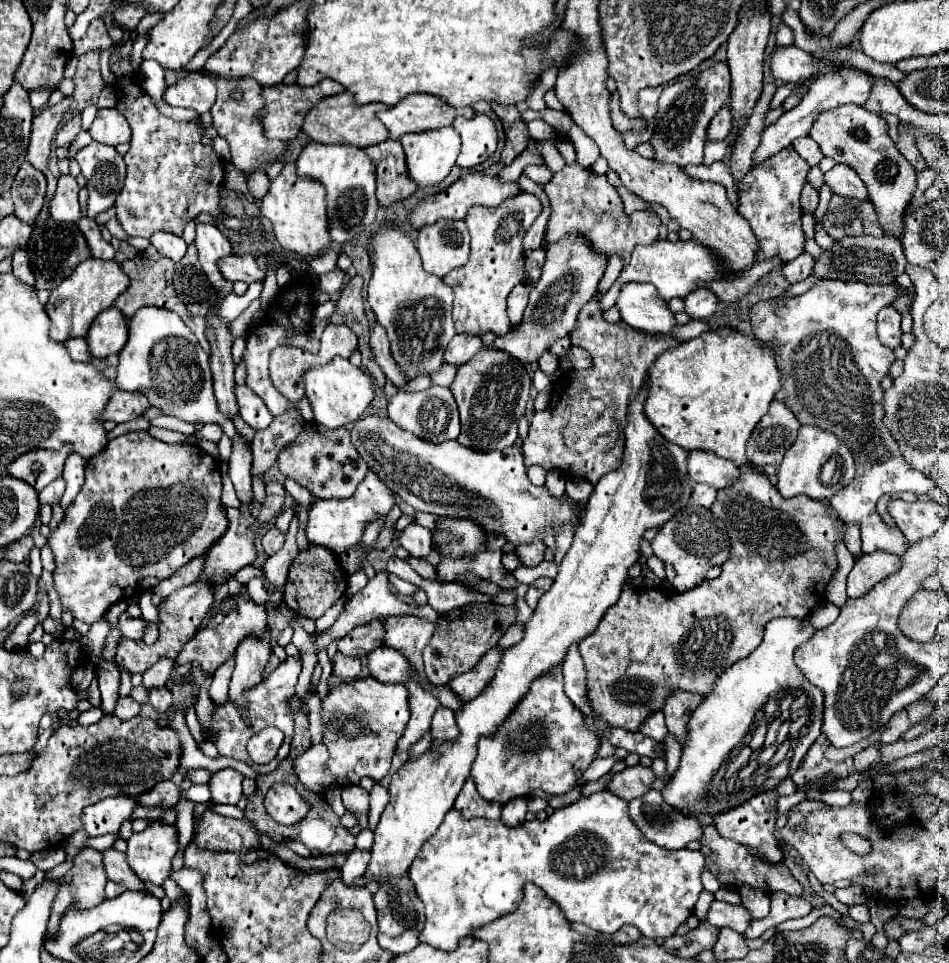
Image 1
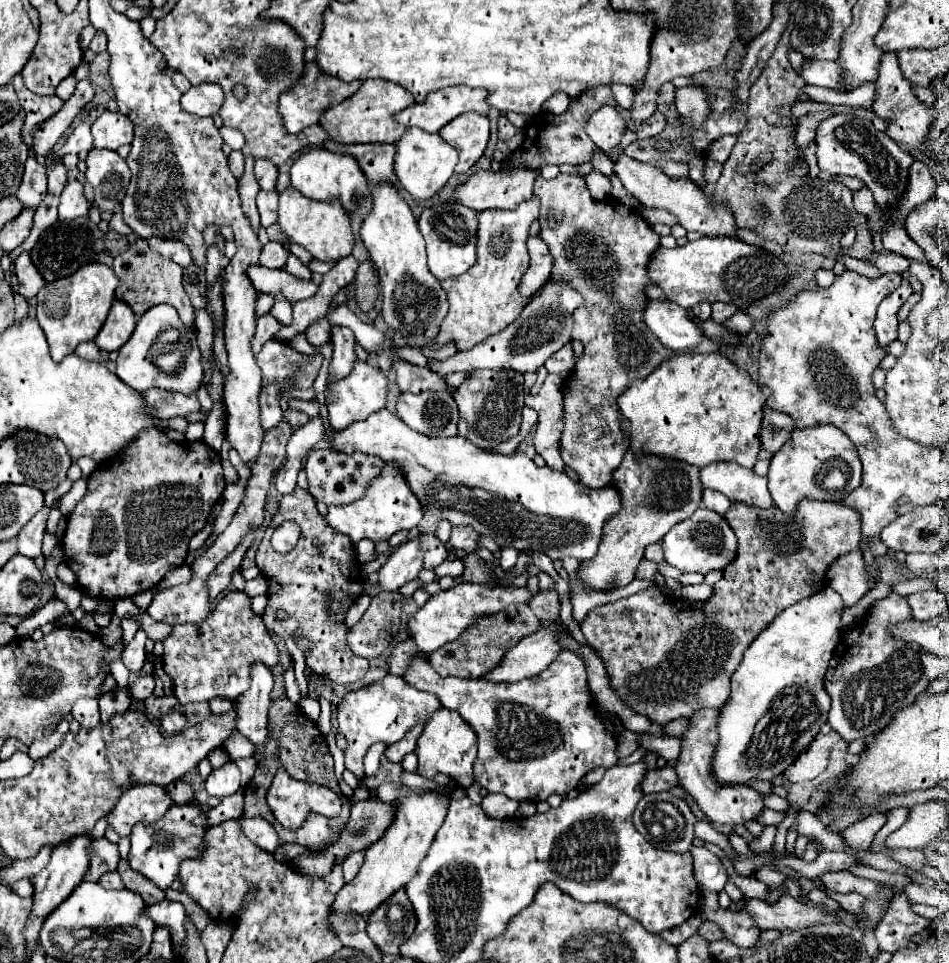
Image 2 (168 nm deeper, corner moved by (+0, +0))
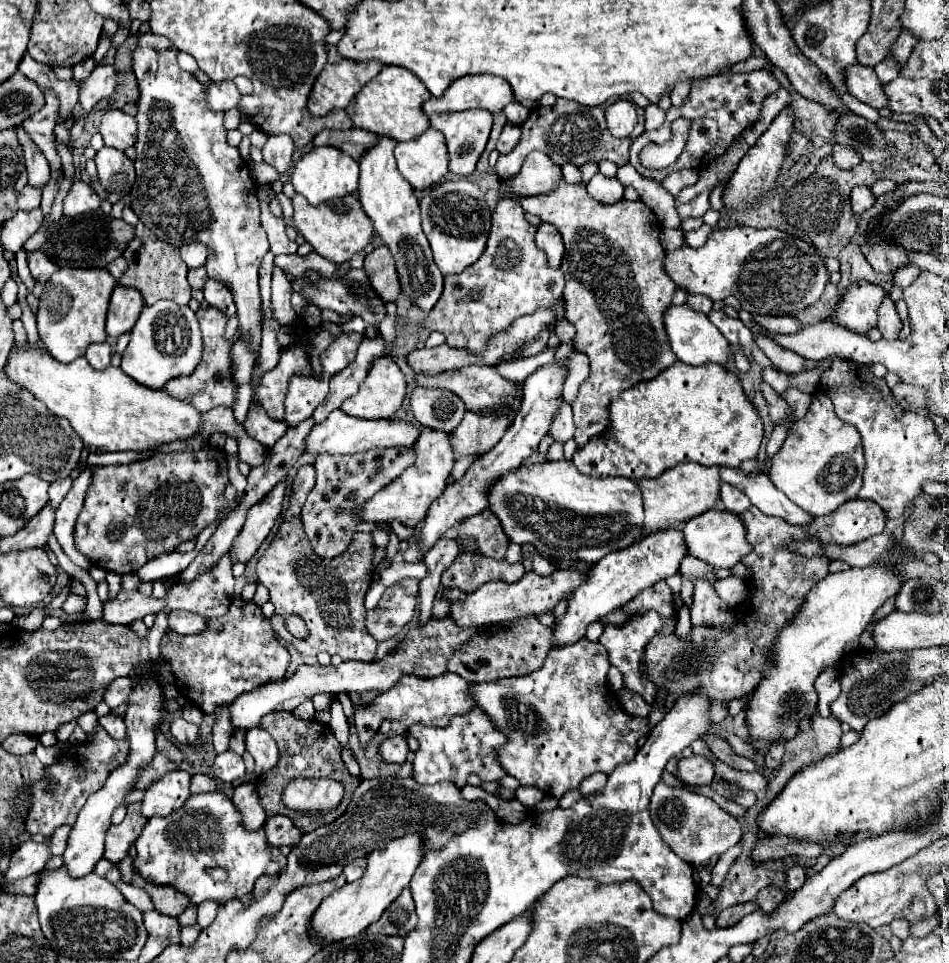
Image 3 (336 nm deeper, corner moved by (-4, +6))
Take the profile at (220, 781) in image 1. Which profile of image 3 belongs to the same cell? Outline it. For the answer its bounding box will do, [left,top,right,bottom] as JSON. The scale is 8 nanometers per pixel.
[214,751,246,783]

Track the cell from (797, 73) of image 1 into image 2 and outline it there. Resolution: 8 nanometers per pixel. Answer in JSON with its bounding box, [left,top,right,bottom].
[800,61,842,89]

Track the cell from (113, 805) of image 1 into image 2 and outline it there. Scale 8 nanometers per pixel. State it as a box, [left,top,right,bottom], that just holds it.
[110,785,172,837]

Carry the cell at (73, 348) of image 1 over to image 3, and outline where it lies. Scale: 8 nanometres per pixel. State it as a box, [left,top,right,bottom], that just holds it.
[86,343,110,369]

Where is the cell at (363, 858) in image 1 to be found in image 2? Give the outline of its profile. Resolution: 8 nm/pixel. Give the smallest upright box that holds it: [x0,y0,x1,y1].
[342,853,364,883]

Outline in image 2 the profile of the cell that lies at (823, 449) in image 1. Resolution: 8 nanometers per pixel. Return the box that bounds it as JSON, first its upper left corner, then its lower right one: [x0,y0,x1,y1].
[768,423,862,513]

